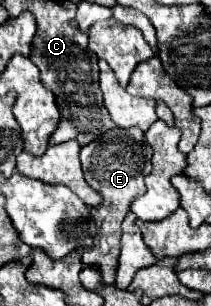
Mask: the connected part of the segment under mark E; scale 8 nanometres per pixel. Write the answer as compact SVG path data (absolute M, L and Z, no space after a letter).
M113 128L105 132L101 138L81 148L81 166L87 184L103 196L103 202L91 210L91 216L95 218L97 224L97 236L93 248L83 252L83 264L97 266L103 274L103 282L115 284L121 222L129 212L131 202L145 192L143 178L151 172L151 150L149 144L145 142L145 132L137 128Z

